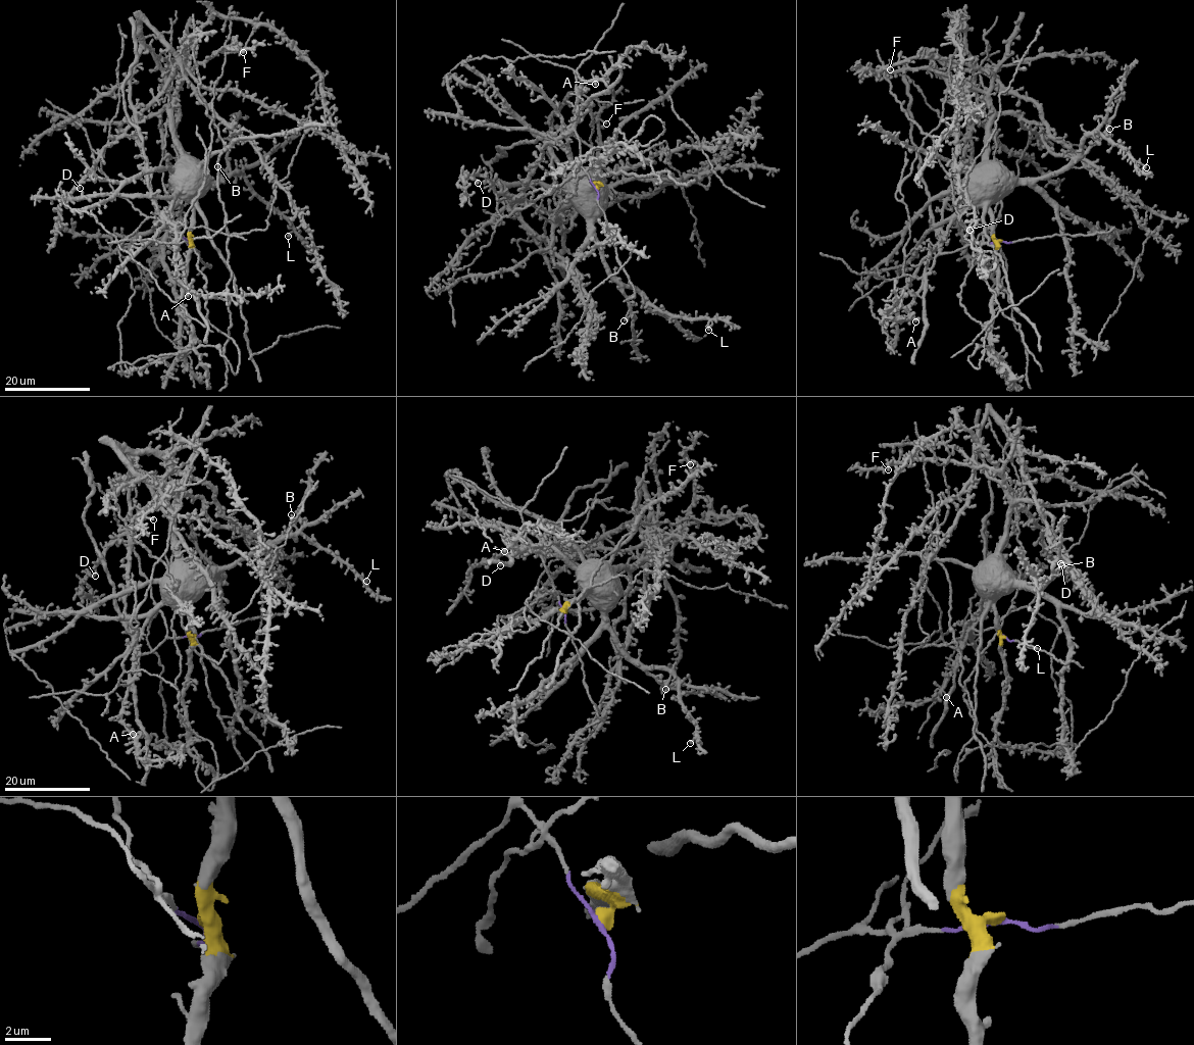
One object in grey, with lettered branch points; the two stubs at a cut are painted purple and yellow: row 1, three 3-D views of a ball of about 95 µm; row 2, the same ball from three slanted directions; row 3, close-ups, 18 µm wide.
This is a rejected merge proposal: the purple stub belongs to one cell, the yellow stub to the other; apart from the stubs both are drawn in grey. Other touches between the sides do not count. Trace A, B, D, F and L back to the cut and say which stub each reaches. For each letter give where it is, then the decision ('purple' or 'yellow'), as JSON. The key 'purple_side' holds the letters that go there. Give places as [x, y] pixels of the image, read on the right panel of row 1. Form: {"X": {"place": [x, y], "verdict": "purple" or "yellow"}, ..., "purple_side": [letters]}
{"A": {"place": [915, 321], "verdict": "purple"}, "B": {"place": [1109, 129], "verdict": "yellow"}, "D": {"place": [969, 230], "verdict": "purple"}, "F": {"place": [890, 69], "verdict": "yellow"}, "L": {"place": [1146, 167], "verdict": "yellow"}, "purple_side": ["A", "D"]}

